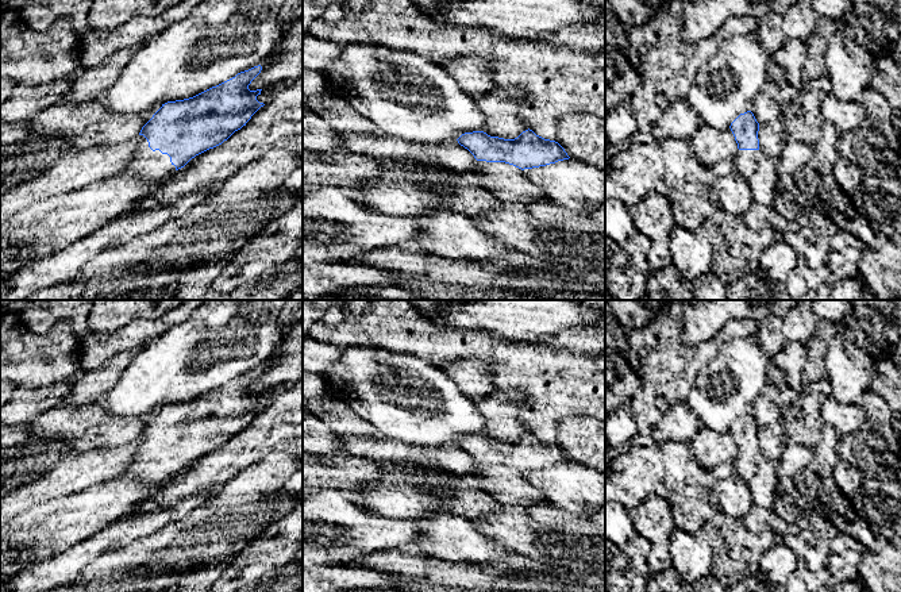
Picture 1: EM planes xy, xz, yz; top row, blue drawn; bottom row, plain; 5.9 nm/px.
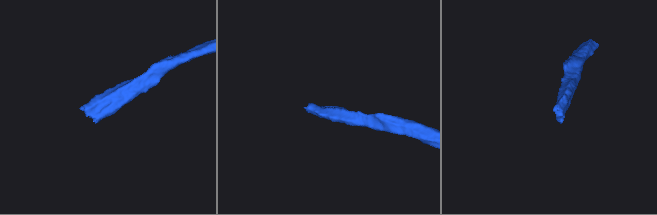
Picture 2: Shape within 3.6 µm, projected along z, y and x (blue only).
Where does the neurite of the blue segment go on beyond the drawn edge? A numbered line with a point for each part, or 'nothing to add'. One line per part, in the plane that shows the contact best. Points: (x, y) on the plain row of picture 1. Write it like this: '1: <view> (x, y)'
1: xy (146, 466)

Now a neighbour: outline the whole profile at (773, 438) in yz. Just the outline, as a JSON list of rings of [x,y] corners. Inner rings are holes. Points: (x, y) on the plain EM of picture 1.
[[[781,422],[759,427],[758,434],[759,457],[778,465],[781,455],[790,442],[788,433]]]

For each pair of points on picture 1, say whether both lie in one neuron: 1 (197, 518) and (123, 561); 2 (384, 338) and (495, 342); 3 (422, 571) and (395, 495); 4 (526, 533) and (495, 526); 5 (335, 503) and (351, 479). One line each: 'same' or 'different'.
1: same
2: same
3: different
4: same
5: different

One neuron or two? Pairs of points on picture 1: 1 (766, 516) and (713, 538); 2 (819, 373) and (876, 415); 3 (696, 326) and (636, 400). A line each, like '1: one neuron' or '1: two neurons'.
1: two neurons
2: two neurons
3: two neurons

